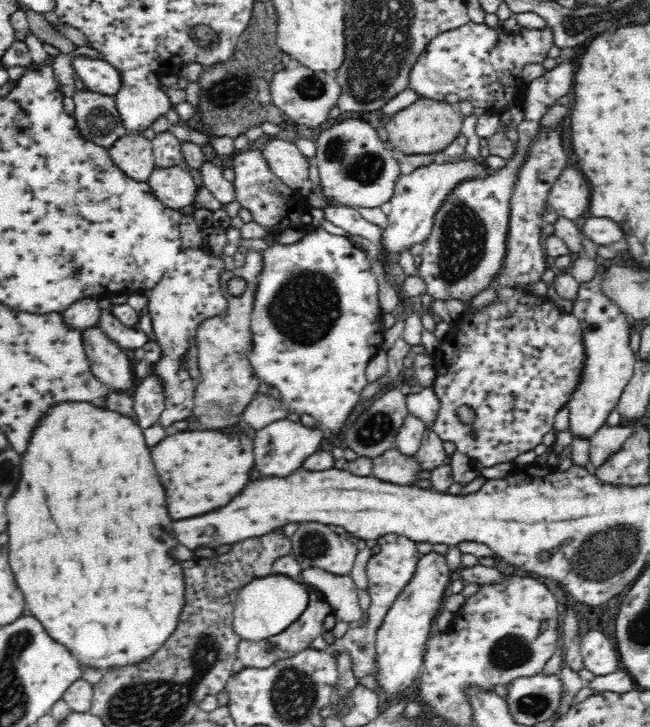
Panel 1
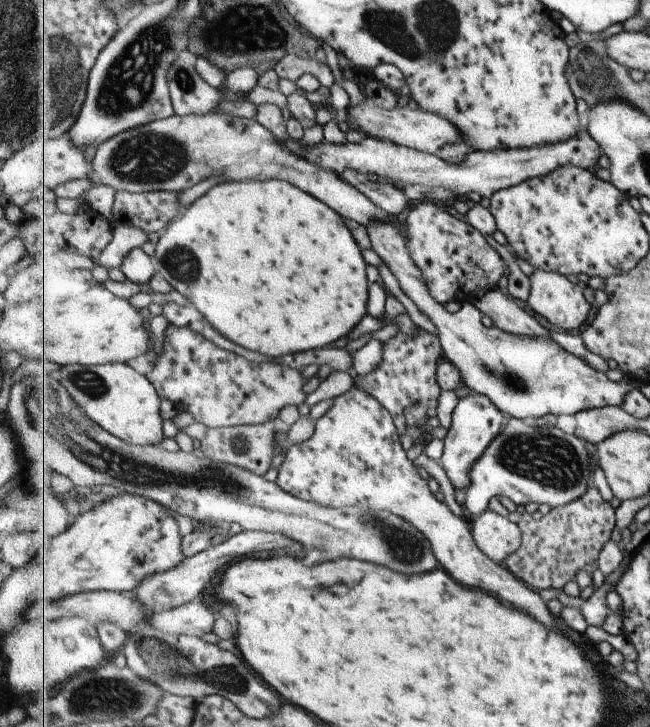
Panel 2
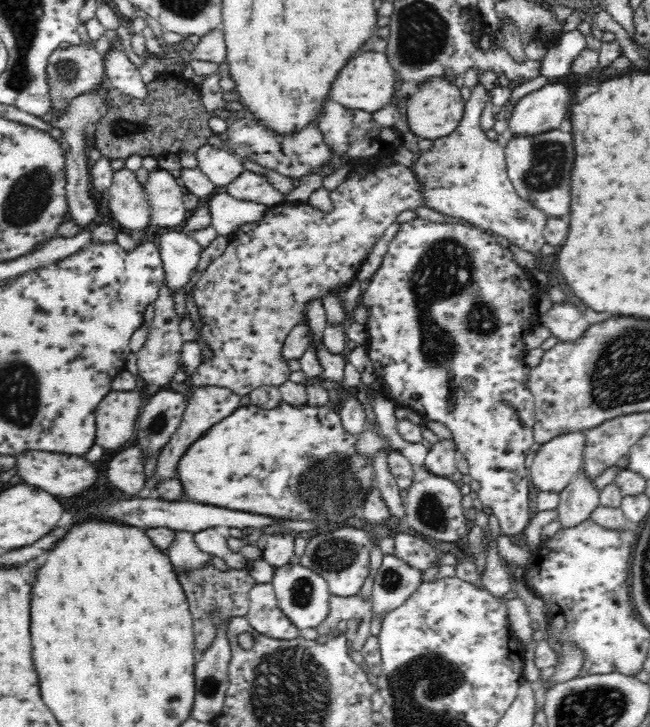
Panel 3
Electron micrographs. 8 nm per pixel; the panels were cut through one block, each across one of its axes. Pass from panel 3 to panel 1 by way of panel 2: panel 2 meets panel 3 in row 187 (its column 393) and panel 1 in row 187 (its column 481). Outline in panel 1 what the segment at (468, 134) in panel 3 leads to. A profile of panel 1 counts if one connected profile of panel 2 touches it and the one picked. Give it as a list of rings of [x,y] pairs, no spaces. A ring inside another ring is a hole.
[[[572,164],[564,166],[564,169],[548,190],[546,204],[558,216],[575,221],[586,215],[590,190],[584,176],[578,170],[574,170]]]

